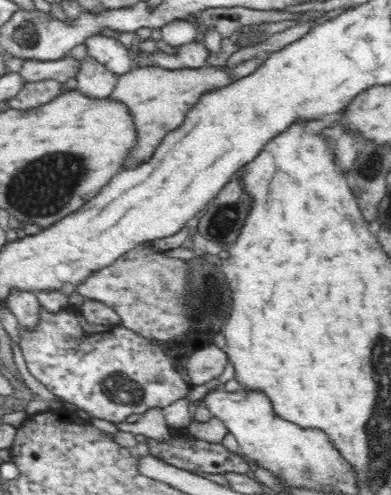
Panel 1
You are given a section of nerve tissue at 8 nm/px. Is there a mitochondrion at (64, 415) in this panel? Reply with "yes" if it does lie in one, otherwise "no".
no

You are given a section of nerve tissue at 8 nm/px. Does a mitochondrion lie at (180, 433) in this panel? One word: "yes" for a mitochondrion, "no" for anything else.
no

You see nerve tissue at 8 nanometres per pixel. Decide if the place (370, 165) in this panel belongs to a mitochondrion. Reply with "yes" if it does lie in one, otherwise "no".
yes

